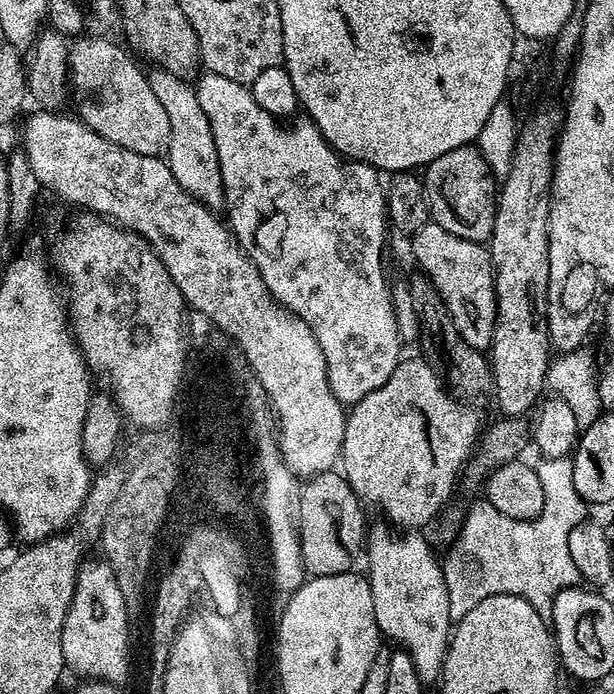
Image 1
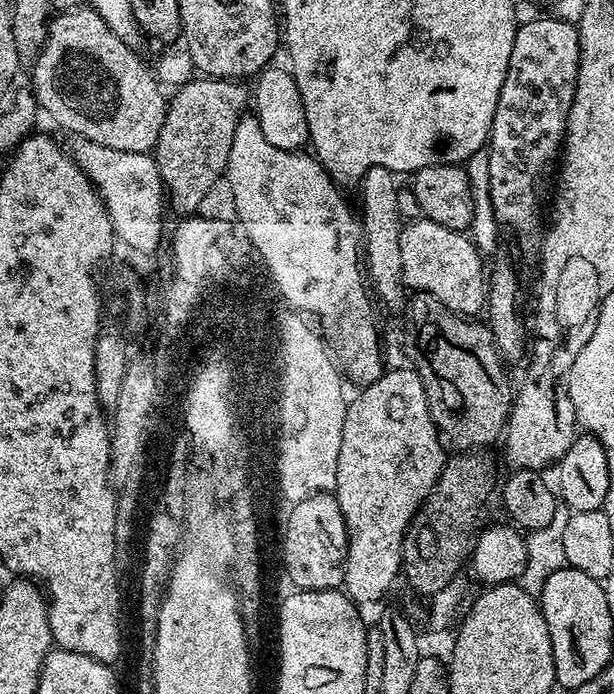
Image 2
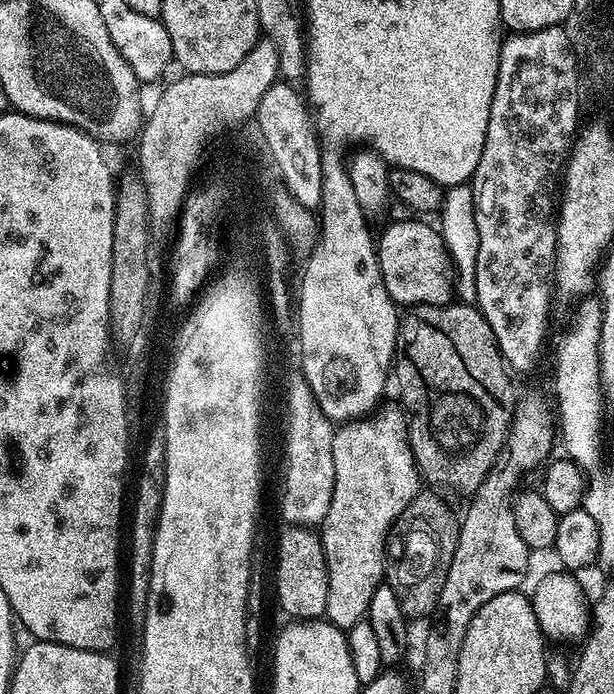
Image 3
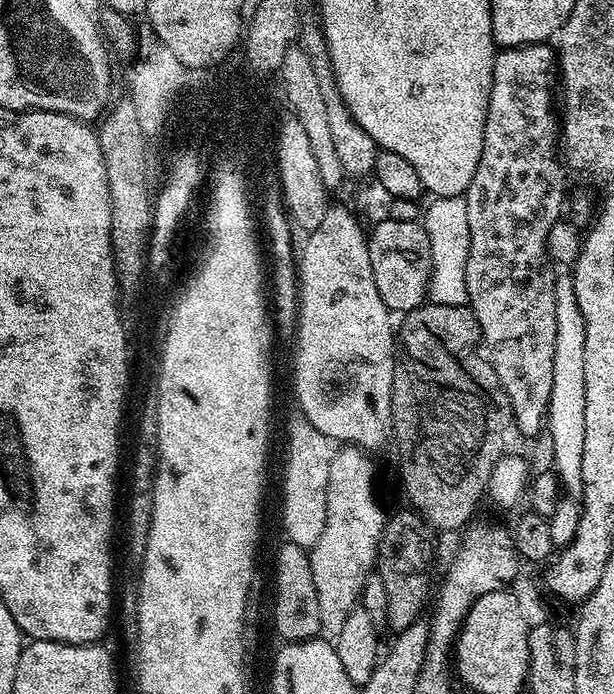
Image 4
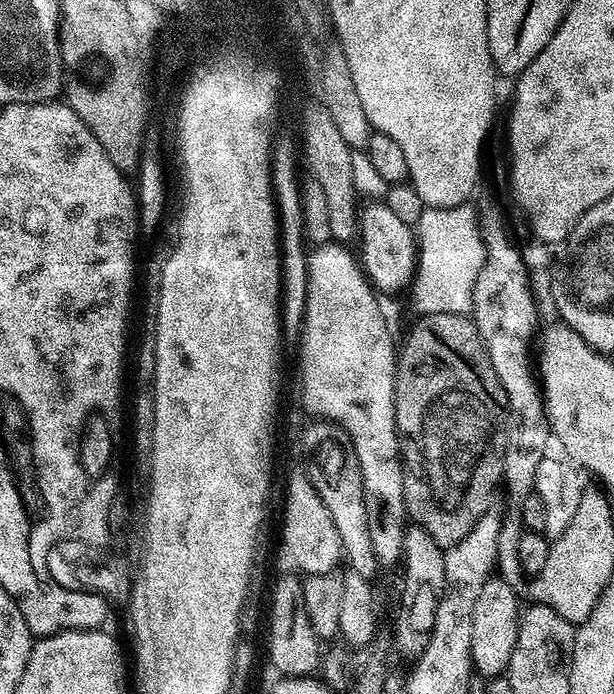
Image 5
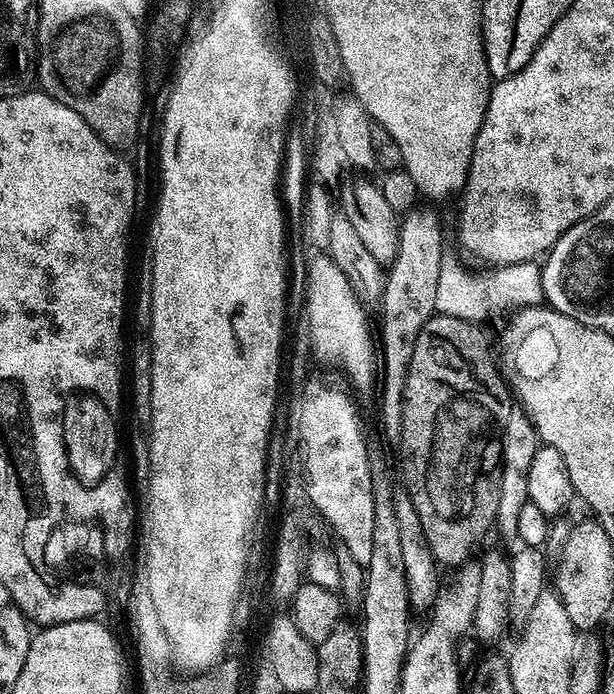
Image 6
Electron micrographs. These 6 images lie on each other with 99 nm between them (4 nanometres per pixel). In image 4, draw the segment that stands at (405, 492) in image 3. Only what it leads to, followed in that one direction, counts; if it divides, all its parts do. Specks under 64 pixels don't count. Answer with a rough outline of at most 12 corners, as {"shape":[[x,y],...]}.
{"shape":[[365,449],[331,453],[309,558],[325,633],[377,567],[386,513]]}

